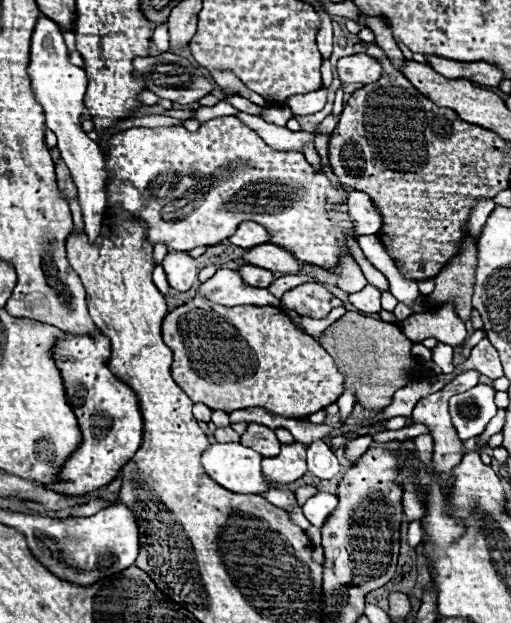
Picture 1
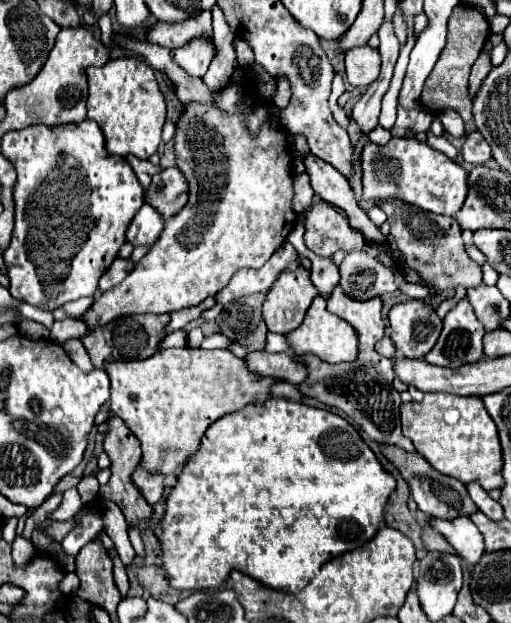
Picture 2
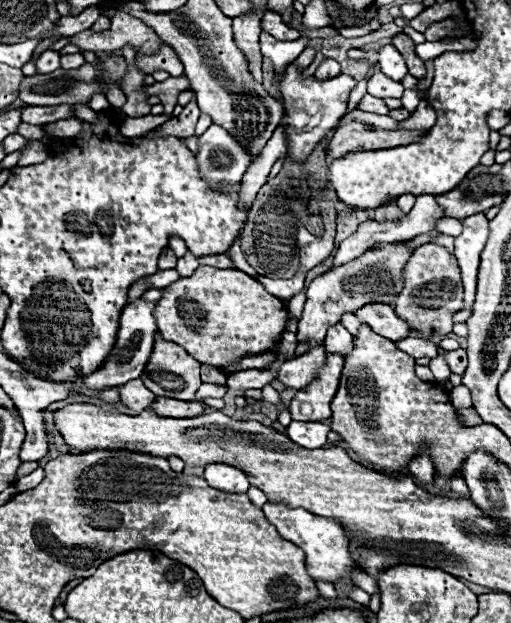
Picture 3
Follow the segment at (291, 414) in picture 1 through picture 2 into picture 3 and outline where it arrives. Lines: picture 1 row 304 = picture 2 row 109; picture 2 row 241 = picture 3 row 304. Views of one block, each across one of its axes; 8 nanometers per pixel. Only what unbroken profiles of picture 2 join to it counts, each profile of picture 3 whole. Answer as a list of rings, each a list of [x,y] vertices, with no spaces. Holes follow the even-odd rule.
[[[198,266],[190,278],[180,278],[178,282],[166,286],[164,296],[156,302],[154,316],[158,322],[158,330],[166,340],[182,346],[200,364],[208,364],[218,370],[238,366],[240,360],[248,354],[268,352],[276,342],[280,342],[288,324],[286,304],[268,294],[264,286],[260,286],[260,282],[236,268],[220,270],[212,266]]]

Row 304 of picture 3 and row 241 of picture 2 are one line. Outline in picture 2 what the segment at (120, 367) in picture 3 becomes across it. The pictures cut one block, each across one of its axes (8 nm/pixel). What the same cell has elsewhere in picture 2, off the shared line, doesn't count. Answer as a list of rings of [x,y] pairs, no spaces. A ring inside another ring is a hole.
[[[144,204],[134,220],[130,222],[128,226],[128,232],[126,232],[126,240],[132,244],[132,246],[142,246],[142,244],[154,244],[154,240],[160,236],[164,228],[164,218],[150,206],[150,204]]]

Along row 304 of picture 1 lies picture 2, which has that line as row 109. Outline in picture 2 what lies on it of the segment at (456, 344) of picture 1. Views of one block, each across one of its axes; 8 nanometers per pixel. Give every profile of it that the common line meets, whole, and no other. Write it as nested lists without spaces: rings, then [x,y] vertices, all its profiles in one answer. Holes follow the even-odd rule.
[[[446,108],[444,112],[436,112],[436,118],[442,122],[444,130],[450,136],[454,136],[454,138],[464,136],[464,122],[462,122],[462,118],[456,112],[452,112],[450,108]]]

